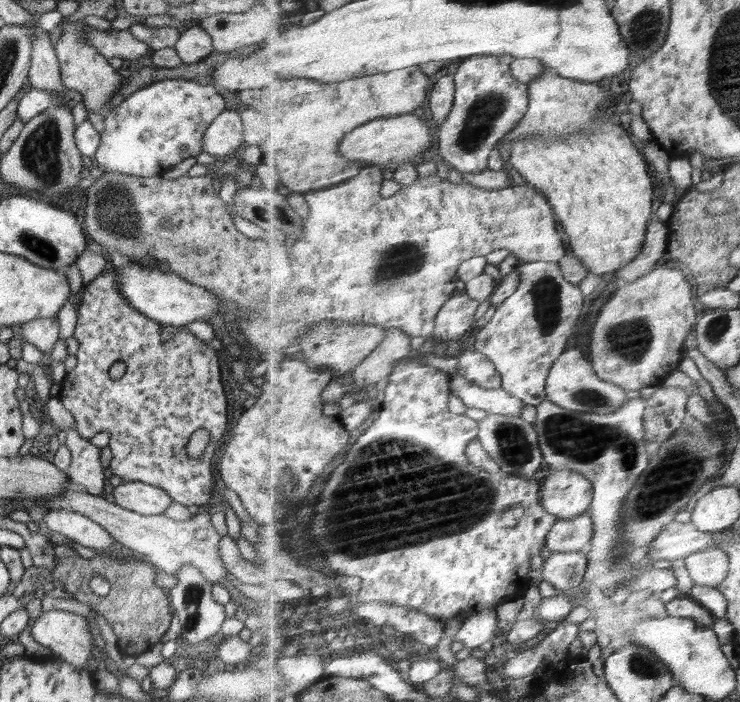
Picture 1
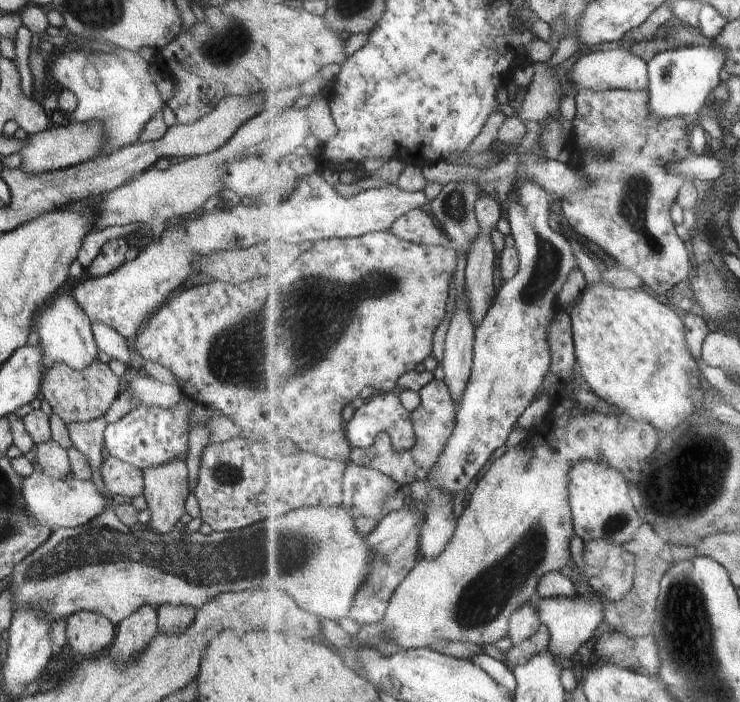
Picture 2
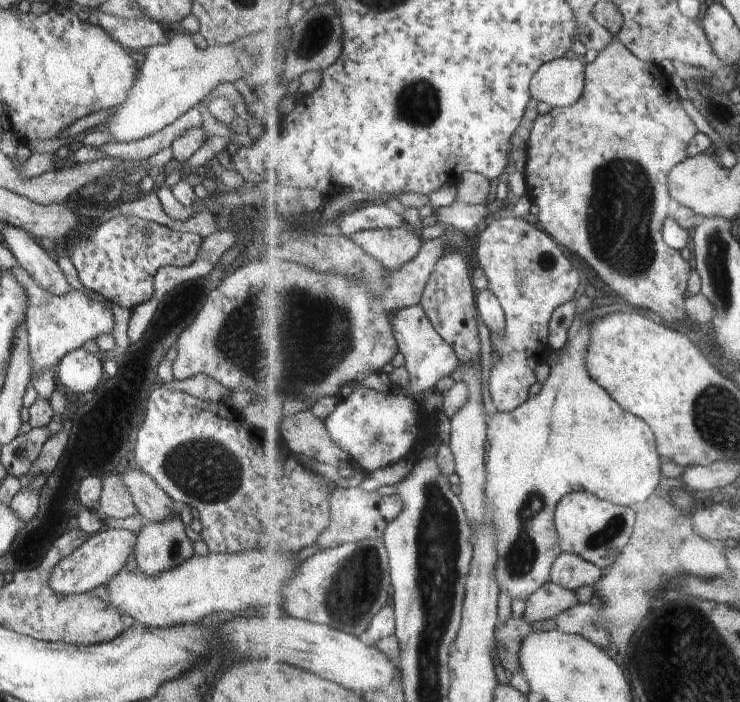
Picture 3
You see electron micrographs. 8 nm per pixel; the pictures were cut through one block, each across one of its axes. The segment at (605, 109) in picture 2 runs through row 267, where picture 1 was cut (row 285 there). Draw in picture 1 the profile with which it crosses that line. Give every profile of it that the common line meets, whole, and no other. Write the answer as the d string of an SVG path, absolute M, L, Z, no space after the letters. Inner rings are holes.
M666 264L656 266L650 274L621 286L603 306L592 331L590 343L591 362L595 370L606 381L614 382L631 393L637 394L646 386L663 387L673 374L679 374L679 366L686 354L684 339L688 339L694 326L698 323L698 311L692 298L692 284L686 278L687 272L678 266L670 268Z

